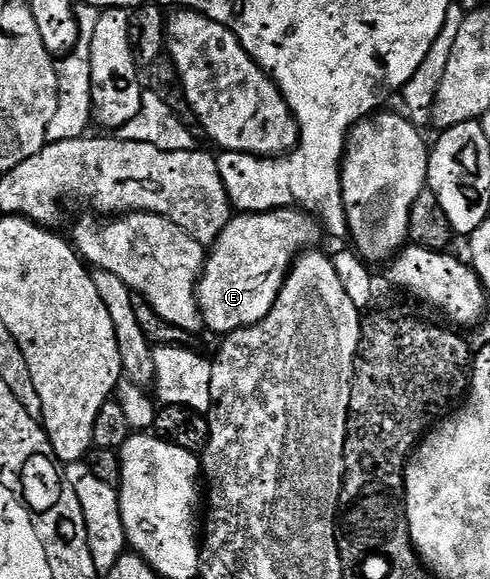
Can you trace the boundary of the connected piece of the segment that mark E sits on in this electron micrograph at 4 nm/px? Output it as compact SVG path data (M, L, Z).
M296 207L272 209L266 213L241 213L229 221L219 239L213 242L205 258L205 269L197 282L197 305L206 330L228 335L240 329L250 329L271 311L275 299L285 282L285 276L293 268L294 261L306 251L312 250L323 237L323 229L312 213Z

